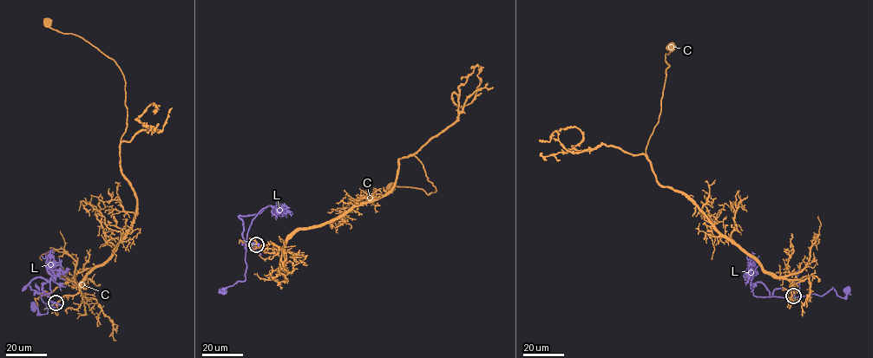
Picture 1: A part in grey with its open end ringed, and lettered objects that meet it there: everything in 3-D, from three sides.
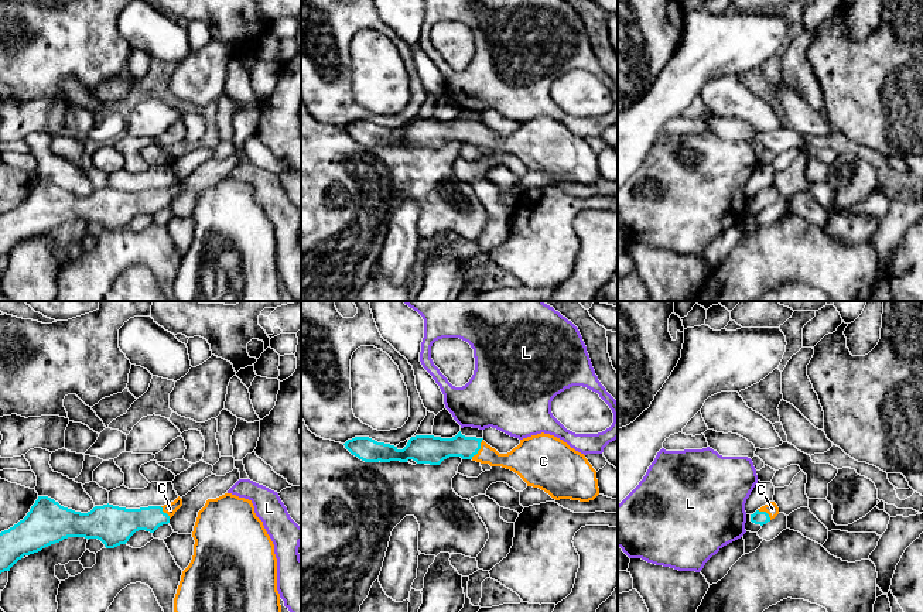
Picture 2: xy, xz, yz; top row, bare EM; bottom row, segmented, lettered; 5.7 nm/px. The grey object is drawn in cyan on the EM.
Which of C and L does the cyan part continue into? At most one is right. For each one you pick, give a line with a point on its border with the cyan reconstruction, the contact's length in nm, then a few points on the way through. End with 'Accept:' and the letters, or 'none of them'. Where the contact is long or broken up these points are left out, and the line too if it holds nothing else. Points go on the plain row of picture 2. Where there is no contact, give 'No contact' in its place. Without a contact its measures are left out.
C: Touches cyan at xz (479, 132). Shared border 140 nm. Path across: xz (436, 133), (479, 132), (496, 143), (522, 143)
Accept: C

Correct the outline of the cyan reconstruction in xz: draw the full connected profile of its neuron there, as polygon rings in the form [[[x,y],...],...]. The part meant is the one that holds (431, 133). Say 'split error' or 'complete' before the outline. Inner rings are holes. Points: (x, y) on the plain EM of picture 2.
split error; [[[461,114],[452,122],[416,119],[403,133],[369,120],[355,120],[343,129],[365,146],[413,143],[417,147],[440,148],[449,140],[461,140],[502,150],[517,157],[527,170],[539,171],[555,184],[589,185],[599,178],[596,154],[585,139],[544,116],[520,123],[507,137],[499,137],[483,122],[465,120]]]

